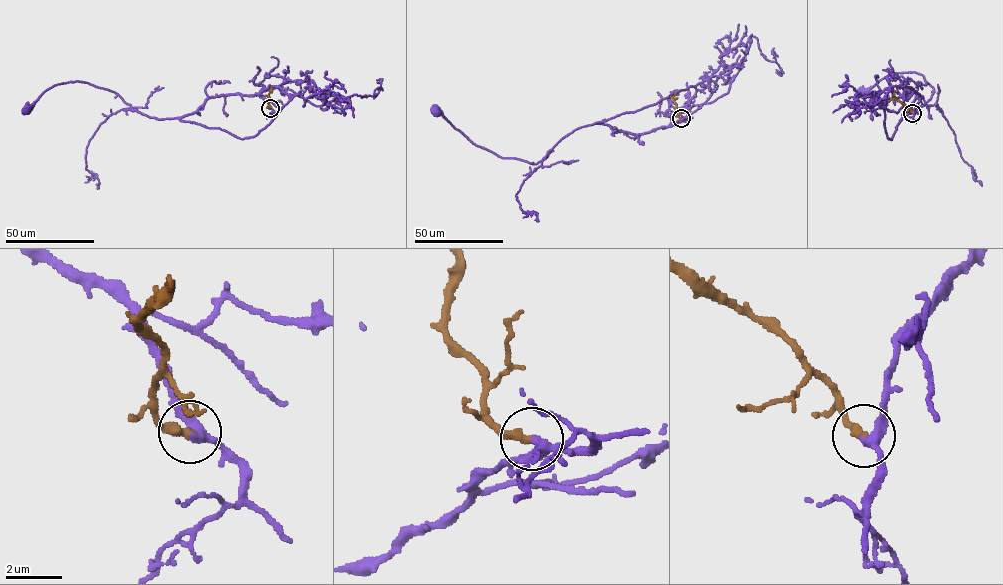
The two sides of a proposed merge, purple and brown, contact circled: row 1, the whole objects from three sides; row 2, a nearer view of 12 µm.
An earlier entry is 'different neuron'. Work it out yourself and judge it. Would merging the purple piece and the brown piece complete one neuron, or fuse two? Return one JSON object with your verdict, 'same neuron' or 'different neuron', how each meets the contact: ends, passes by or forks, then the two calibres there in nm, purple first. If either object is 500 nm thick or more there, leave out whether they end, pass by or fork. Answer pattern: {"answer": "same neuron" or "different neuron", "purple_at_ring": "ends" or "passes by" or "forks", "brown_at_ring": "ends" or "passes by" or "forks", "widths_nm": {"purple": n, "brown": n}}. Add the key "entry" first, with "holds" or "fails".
{"entry": "fails", "answer": "same neuron", "purple_at_ring": "passes by", "brown_at_ring": "ends", "widths_nm": {"purple": 320, "brown": 320}}

